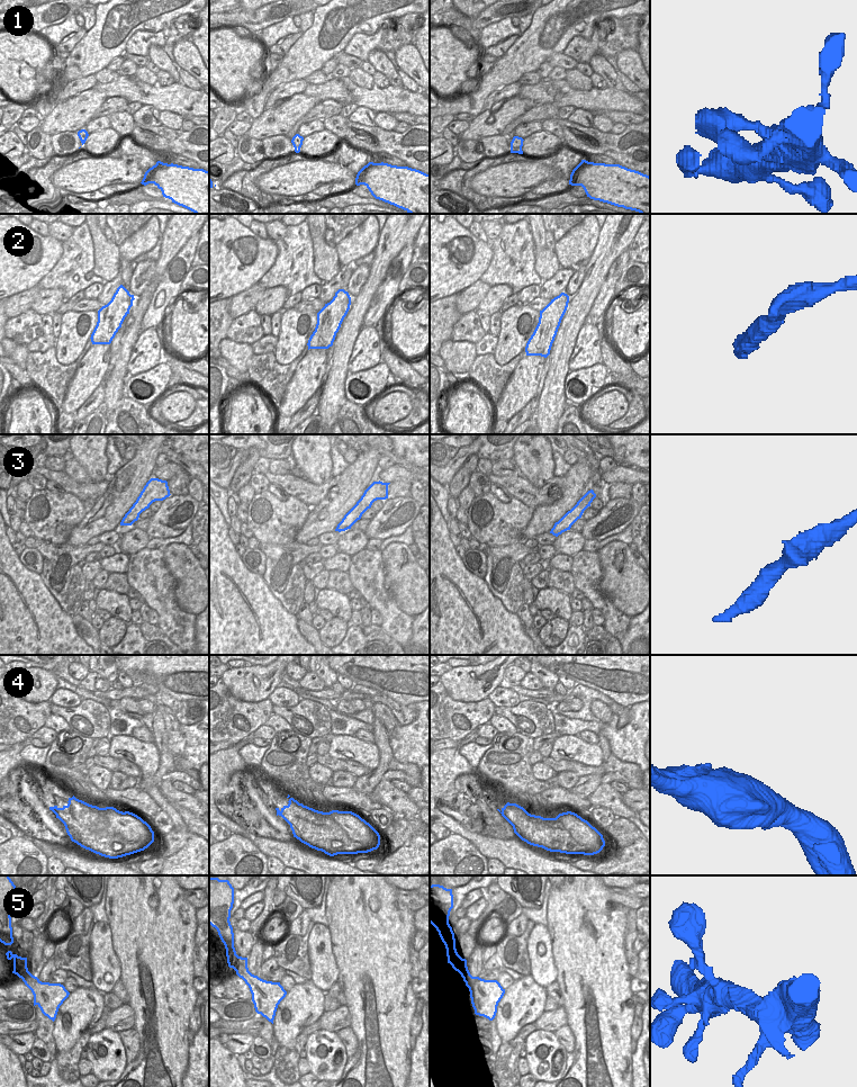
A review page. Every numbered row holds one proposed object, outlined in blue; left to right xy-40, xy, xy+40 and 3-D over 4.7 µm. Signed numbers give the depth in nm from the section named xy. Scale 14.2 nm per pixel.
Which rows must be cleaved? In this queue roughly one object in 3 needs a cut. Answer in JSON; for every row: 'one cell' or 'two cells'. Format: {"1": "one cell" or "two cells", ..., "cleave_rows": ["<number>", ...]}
{"1": "one cell", "2": "two cells", "3": "one cell", "4": "one cell", "5": "one cell", "cleave_rows": ["2"]}

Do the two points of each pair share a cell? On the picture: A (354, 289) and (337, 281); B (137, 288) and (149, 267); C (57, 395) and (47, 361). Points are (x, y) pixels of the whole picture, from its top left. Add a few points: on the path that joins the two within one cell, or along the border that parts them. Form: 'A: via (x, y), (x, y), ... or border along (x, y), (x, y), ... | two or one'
A: border along (353, 271), (345, 290) | two
B: via (141, 283), (144, 272) | one
C: via (55, 387), (53, 379), (47, 374), (47, 369) | one

